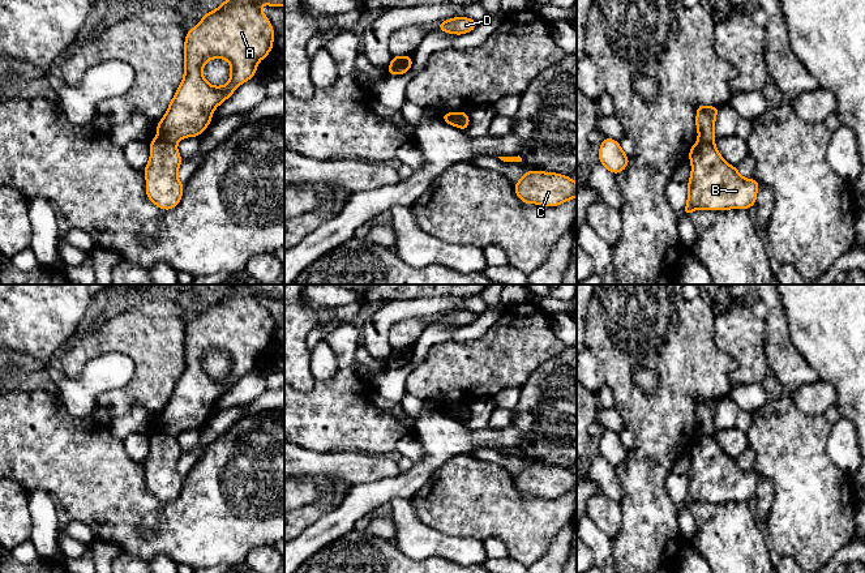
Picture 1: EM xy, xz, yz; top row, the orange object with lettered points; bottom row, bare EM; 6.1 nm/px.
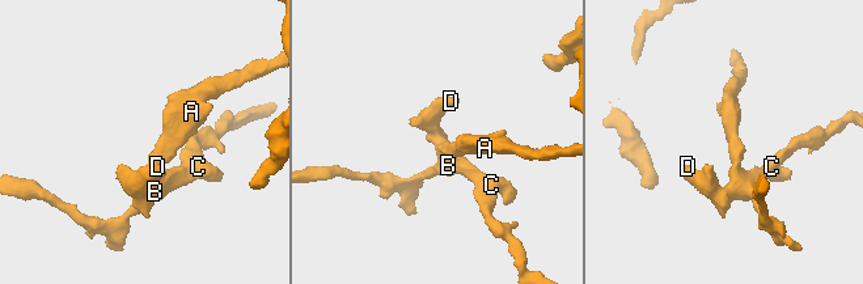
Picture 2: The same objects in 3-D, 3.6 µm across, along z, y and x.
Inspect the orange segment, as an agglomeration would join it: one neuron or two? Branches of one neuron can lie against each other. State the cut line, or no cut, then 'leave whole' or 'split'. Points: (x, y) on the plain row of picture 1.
xy (157, 428), (175, 437) | split

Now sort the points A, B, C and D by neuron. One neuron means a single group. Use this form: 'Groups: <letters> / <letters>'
Groups: A / B C D

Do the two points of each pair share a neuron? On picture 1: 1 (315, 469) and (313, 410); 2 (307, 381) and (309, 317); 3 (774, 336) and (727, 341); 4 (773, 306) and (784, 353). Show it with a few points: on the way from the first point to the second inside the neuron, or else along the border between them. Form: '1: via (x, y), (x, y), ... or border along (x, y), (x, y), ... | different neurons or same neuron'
1: border along (298, 445), (313, 450), (346, 450) | different neurons
2: via (298, 366), (298, 333) | same neuron
3: border along (765, 320), (763, 350), (769, 367) | different neurons
4: via (776, 317), (778, 341) | same neuron

